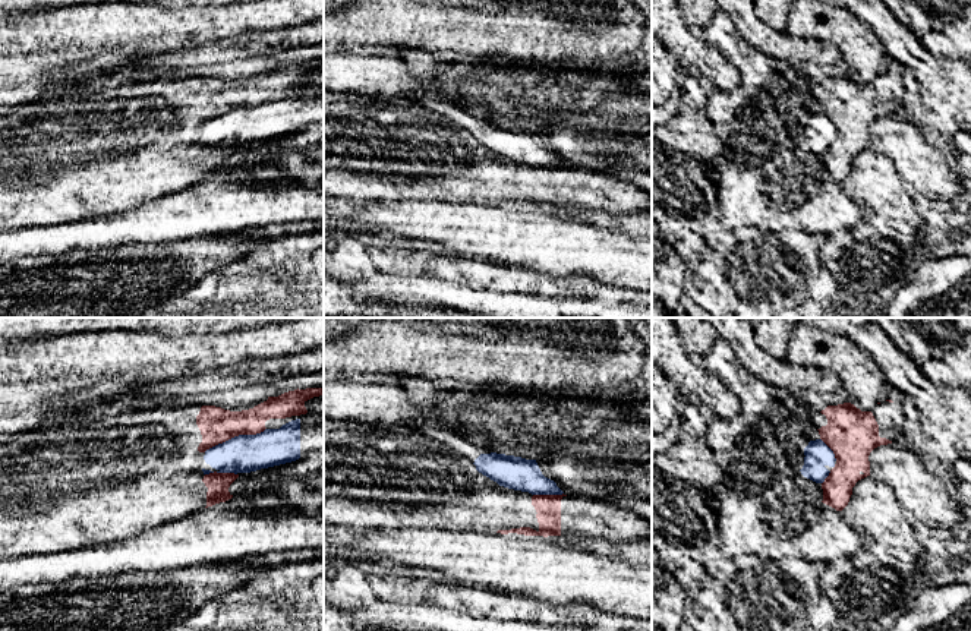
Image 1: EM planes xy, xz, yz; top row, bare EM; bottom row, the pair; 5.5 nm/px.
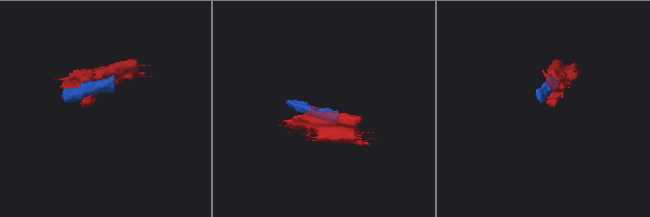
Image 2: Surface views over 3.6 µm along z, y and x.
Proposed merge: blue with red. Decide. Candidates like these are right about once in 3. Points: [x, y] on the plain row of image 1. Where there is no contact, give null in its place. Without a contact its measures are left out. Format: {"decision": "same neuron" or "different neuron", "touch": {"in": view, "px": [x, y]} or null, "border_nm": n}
{"decision": "different neuron", "touch": {"in": "xy", "px": [235, 109]}, "border_nm": 360}

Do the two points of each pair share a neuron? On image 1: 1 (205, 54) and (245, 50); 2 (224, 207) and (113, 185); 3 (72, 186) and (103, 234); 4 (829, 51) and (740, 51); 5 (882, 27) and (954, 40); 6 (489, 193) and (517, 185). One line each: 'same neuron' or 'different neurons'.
1: same neuron
2: different neurons
3: different neurons
4: different neurons
5: different neurons
6: same neuron

